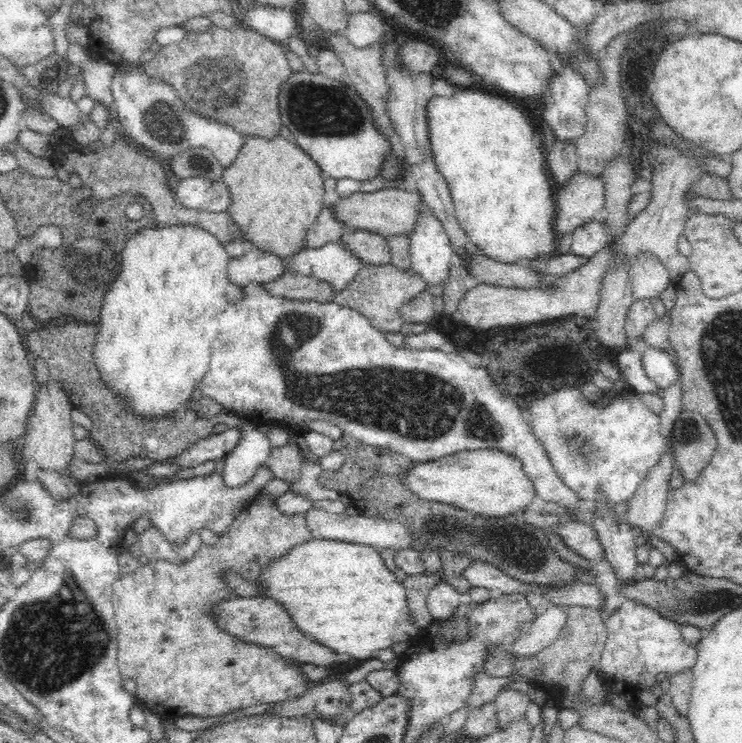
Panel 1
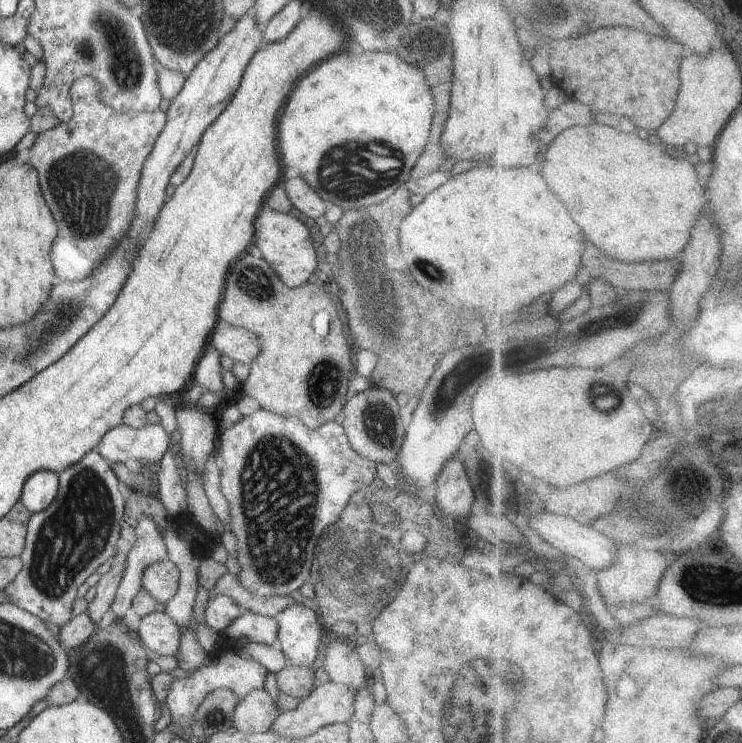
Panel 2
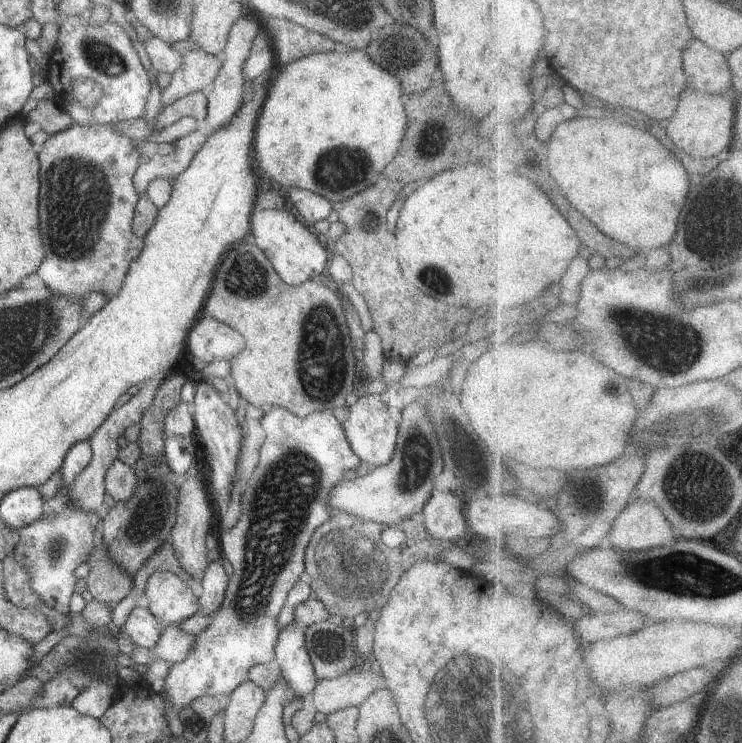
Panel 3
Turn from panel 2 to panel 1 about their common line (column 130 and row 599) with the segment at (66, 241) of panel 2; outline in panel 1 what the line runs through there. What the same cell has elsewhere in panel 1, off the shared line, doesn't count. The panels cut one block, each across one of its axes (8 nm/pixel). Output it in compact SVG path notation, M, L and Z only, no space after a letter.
M258 492L242 510L240 514L236 516L236 520L230 524L230 528L224 532L224 534L218 535L218 544L214 546L208 546L202 544L194 558L190 558L188 562L166 562L165 560L150 560L146 565L140 565L140 568L132 574L120 575L118 579L113 583L113 597L112 602L115 608L115 619L117 622L117 640L119 645L119 652L117 657L117 666L119 667L121 677L125 679L132 679L136 681L136 693L134 694L135 700L140 700L144 703L146 708L158 716L168 720L177 720L180 717L191 715L196 717L220 717L230 711L238 709L244 709L260 704L270 704L272 702L290 701L302 697L309 690L311 685L301 668L295 664L287 664L280 655L276 655L274 649L268 647L260 647L260 645L252 645L250 643L244 643L240 641L240 638L234 638L230 636L225 630L220 630L211 615L212 607L221 600L234 597L233 590L229 587L229 584L221 578L225 570L232 570L234 573L238 573L240 577L246 580L255 580L260 572L261 568L264 568L265 564L270 561L277 559L278 557L284 556L288 551L292 550L293 546L302 544L314 539L312 533L307 529L305 521L305 512L298 512L294 516L288 516L278 512L275 505L275 499L267 494L261 494Z

